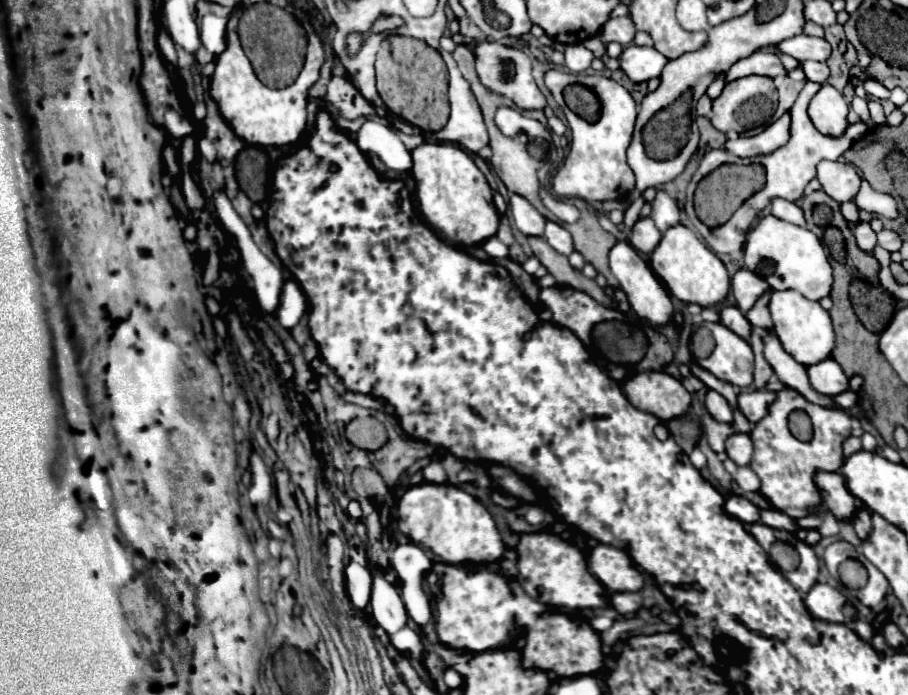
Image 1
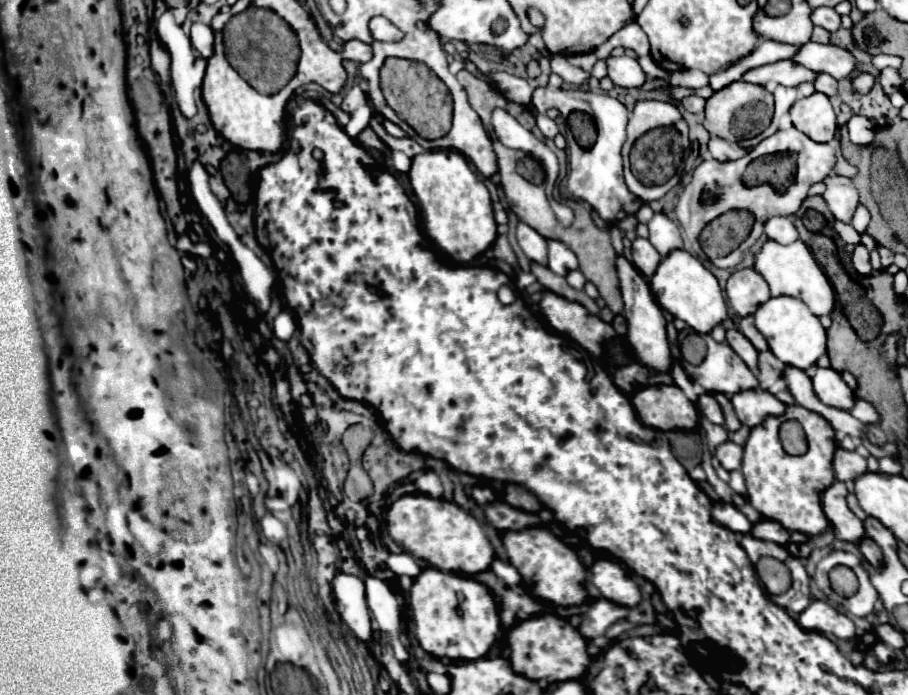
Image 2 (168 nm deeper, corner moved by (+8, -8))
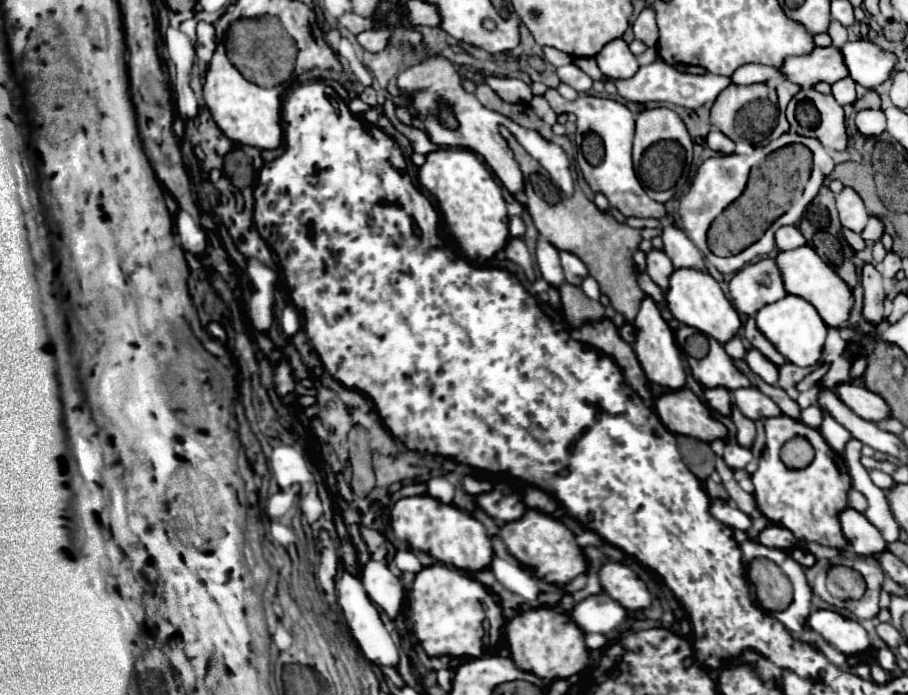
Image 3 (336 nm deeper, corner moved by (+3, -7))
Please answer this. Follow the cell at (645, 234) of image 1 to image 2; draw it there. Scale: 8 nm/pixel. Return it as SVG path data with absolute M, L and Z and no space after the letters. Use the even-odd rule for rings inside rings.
M636 238L632 242L632 262L646 278L652 276L652 272L656 272L656 264L660 264L660 260L662 256L656 252L656 248L648 240Z

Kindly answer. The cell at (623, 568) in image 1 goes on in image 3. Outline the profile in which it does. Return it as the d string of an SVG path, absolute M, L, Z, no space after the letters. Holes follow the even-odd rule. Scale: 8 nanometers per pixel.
M607 561L599 569L599 581L603 591L609 597L613 597L617 603L621 603L625 609L639 611L651 605L651 595L647 591L647 585L623 563Z

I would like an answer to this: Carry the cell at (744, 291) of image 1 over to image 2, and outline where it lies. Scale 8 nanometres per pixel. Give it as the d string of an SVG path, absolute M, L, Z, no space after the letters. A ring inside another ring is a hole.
M754 268L736 270L728 278L726 294L728 294L730 306L740 316L754 314L764 302L768 302L772 298L768 282Z

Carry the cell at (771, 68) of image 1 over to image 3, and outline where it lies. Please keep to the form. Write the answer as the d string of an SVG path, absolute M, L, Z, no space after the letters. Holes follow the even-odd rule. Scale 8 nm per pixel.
M815 47L807 55L787 57L779 71L803 89L809 89L819 81L835 83L849 75L849 71L845 71L845 63L841 63L841 51L837 47Z

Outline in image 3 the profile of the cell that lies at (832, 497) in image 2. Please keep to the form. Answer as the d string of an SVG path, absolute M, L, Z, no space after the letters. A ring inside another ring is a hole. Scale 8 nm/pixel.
M847 507L839 515L839 523L845 539L853 545L859 555L877 555L885 551L885 541L881 533L855 509Z

